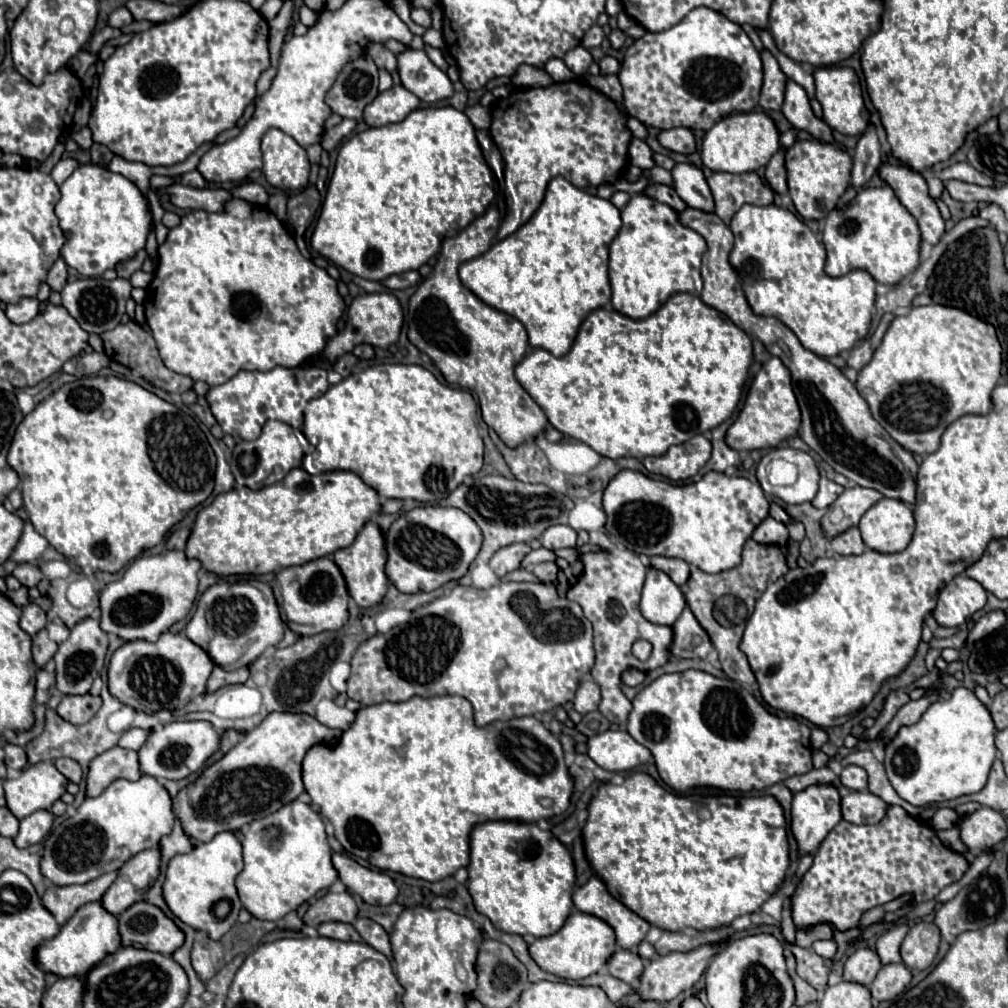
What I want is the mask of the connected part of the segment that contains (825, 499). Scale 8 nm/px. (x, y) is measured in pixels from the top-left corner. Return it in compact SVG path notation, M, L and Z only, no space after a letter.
M825 476L825 478L821 478L821 482L819 482L819 492L817 492L817 496L813 498L811 504L813 504L815 508L829 508L843 490L845 490L843 486L839 486L837 482L833 482L831 478Z

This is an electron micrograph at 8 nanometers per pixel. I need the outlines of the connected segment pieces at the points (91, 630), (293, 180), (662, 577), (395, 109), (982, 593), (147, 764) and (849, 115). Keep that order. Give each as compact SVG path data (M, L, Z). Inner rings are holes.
M83 618L81 622L77 622L71 628L69 638L59 644L55 658L53 658L57 664L57 670L55 670L57 672L57 688L63 694L85 694L85 692L89 692L93 678L103 668L107 646L109 646L109 636L107 636L107 632L101 630L99 618Z
M269 128L261 140L263 174L267 182L285 192L303 190L309 182L311 164L305 148L301 148L289 134Z
M649 566L639 606L649 622L673 626L685 608L685 596L665 572Z
M393 86L387 92L381 92L363 114L363 120L369 126L385 126L391 122L401 122L409 112L419 106L419 98L403 86Z
M959 574L941 592L933 618L941 626L961 626L971 614L983 610L987 604L987 590L973 578Z
M189 720L189 722L171 722L167 726L155 728L143 748L139 750L141 772L153 778L167 780L183 780L189 774L203 768L209 756L219 750L219 732L205 720Z
M831 66L831 68L815 68L813 72L815 88L817 88L817 100L823 106L823 120L837 132L859 136L869 126L869 110L865 106L861 80L855 74L853 68L847 66Z

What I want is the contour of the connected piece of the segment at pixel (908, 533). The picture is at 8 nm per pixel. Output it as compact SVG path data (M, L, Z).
M881 498L859 520L863 542L879 552L901 552L911 542L915 520L909 504Z

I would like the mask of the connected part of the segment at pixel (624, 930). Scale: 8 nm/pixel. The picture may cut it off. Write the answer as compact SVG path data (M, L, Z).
M597 874L591 876L587 884L583 884L573 892L573 904L577 910L597 916L605 920L609 926L613 926L617 944L621 948L637 946L651 928L649 922L645 922L641 916L631 912L625 904L615 900L607 892L605 882Z

